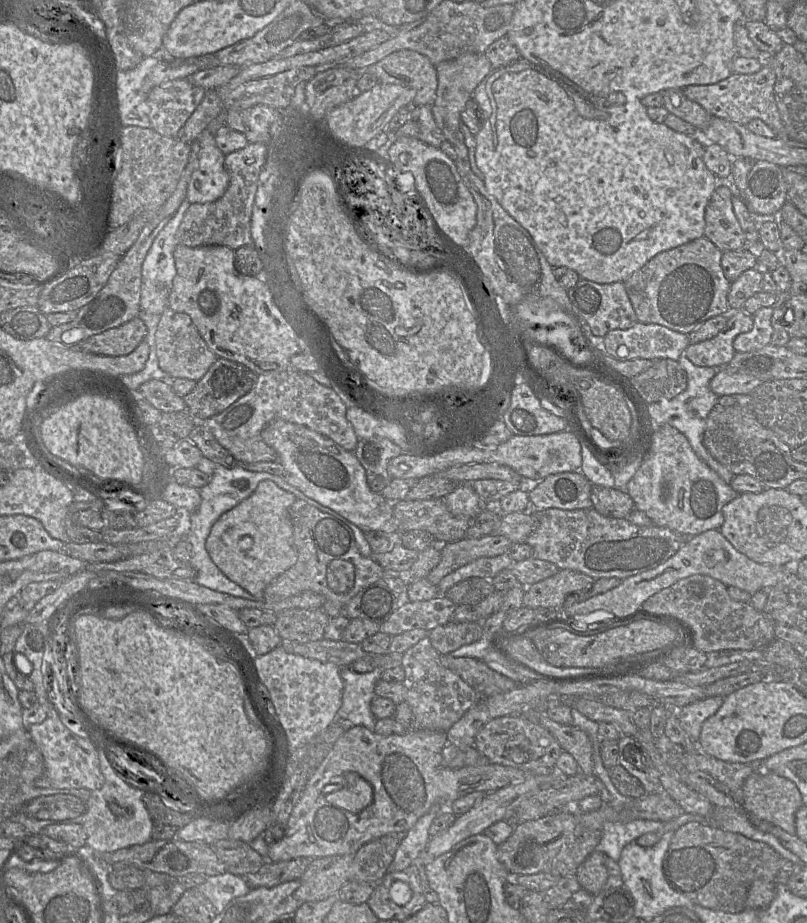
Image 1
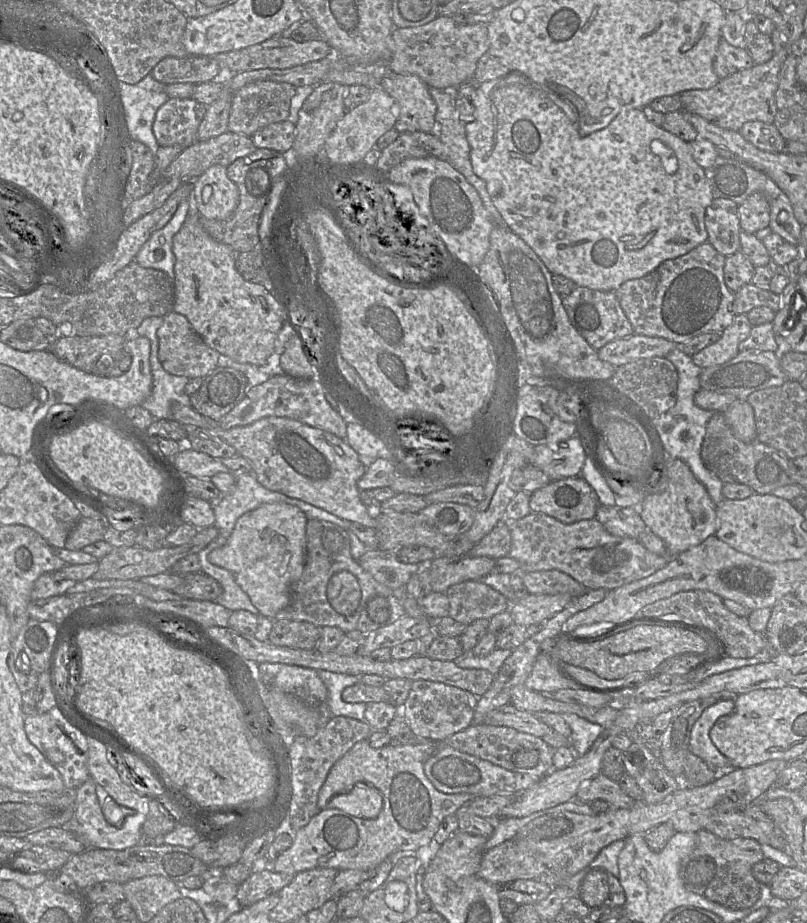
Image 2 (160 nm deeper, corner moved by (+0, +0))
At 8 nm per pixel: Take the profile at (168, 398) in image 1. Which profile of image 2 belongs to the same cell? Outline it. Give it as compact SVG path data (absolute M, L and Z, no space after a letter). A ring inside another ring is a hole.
M172 402L170 410L172 420L183 426L205 429L234 447L249 461L252 473L265 488L304 501L343 520L376 529L376 519L368 515L357 485L366 467L345 439L285 417L269 416L246 426L223 429L219 421L200 414L190 405Z

